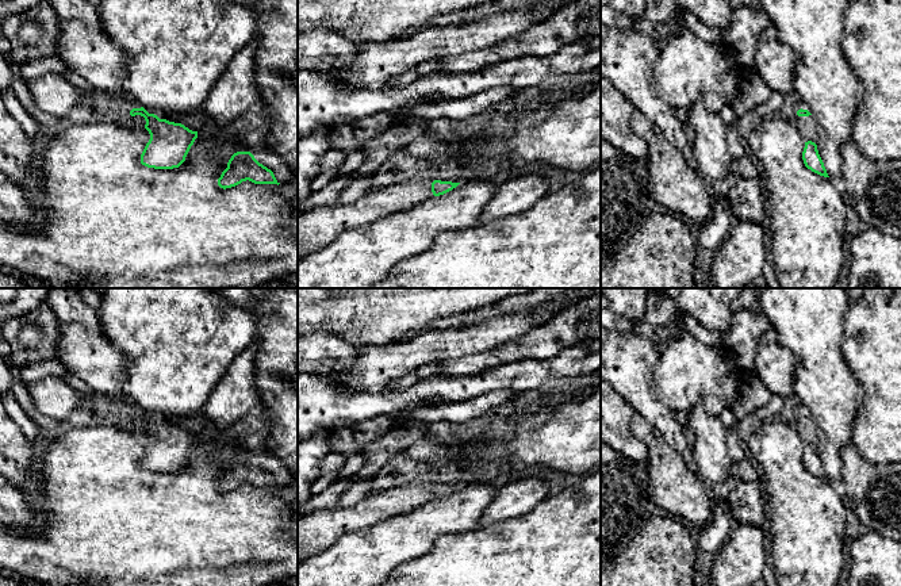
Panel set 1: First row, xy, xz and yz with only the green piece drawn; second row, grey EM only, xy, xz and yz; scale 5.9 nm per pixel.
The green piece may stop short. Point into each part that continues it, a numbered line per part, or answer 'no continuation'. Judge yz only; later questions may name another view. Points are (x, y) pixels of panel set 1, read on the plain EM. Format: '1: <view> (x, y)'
1: yz (806, 429)

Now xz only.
1: xz (317, 531)

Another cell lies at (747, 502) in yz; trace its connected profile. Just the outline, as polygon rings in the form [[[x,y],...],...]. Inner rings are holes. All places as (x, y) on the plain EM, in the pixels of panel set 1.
[[[739,480],[728,495],[728,516],[735,524],[767,525],[766,489],[760,480]]]

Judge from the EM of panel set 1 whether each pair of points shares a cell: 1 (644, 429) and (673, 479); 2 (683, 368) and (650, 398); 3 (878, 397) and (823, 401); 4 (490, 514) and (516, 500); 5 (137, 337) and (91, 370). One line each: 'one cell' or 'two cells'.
1: one cell
2: two cells
3: two cells
4: one cell
5: two cells

